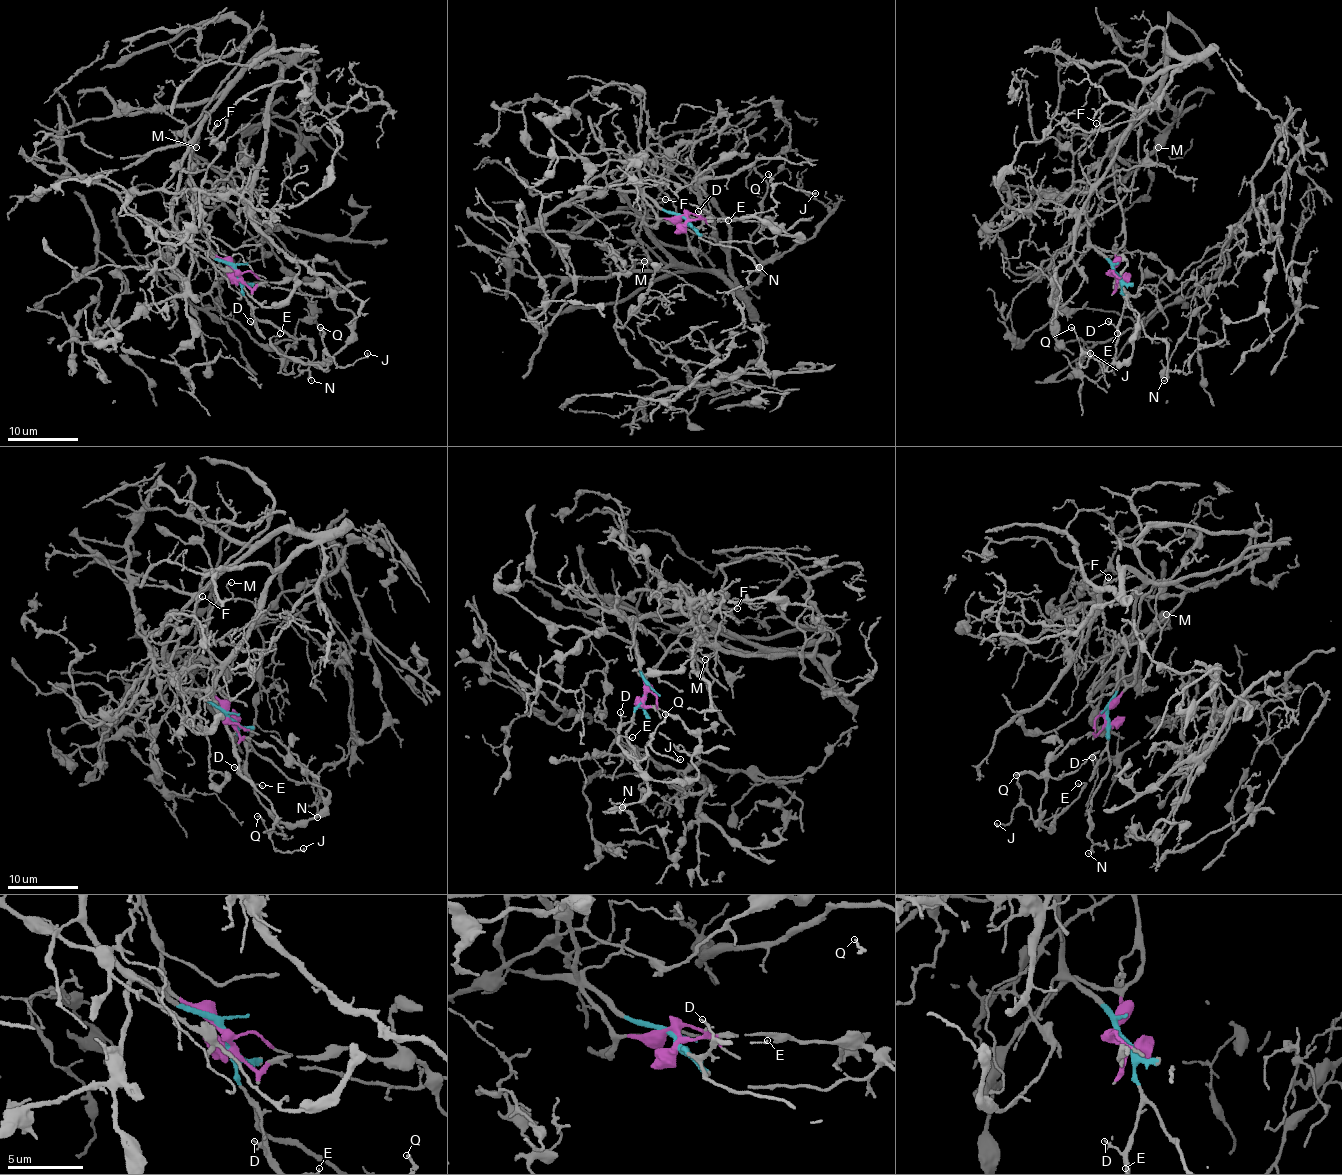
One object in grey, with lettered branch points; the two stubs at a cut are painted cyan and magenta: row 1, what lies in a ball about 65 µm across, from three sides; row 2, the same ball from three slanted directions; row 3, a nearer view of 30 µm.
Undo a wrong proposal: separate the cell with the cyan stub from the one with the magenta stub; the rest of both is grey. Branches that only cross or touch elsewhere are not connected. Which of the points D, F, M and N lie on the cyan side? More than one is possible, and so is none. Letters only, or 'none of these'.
D, N

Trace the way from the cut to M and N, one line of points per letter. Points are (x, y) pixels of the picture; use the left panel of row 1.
M: (237, 272), (214, 254), (207, 244), (206, 226), (193, 201), (190, 170), (199, 163), (192, 156), (195, 147)
N: (236, 272), (246, 301), (258, 319), (271, 321), (295, 338), (306, 338), (313, 345), (311, 380)

